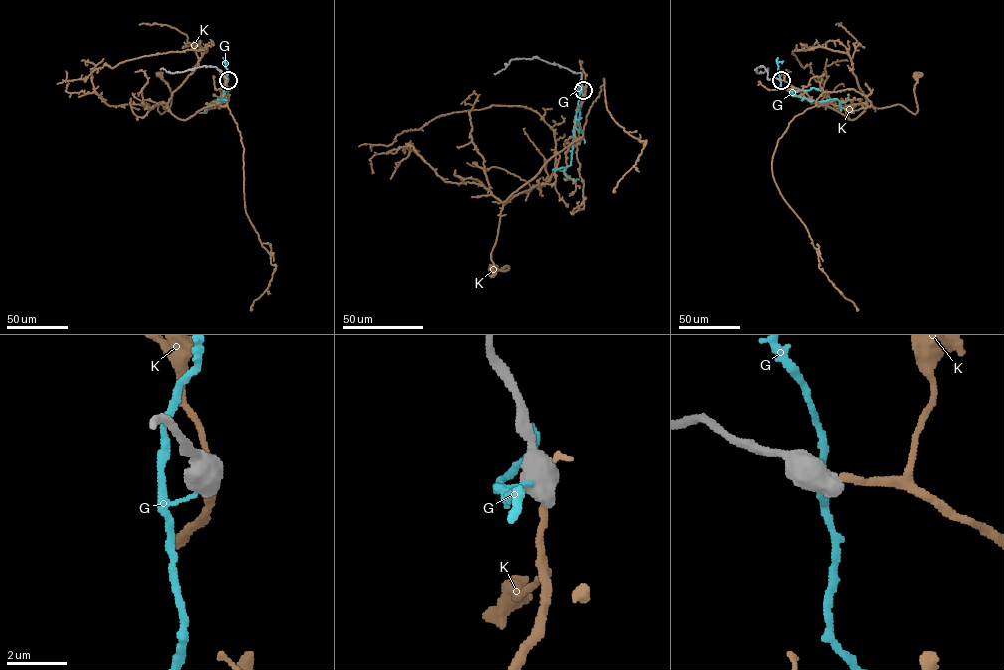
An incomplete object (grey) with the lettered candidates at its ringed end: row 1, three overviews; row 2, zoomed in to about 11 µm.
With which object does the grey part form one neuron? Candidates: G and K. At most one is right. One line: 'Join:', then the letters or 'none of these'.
Join: K

